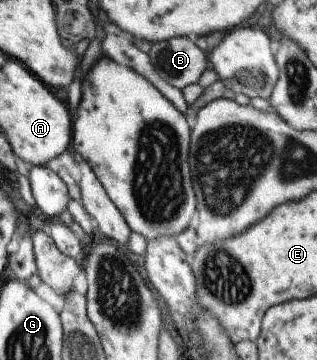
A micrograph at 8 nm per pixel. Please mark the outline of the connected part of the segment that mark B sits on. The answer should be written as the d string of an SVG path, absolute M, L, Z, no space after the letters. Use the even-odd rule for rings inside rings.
M190 38L157 41L151 44L148 56L159 78L178 90L197 83L202 72L209 69L207 54Z

